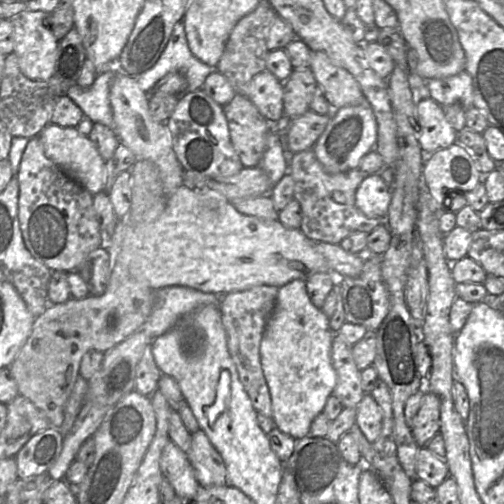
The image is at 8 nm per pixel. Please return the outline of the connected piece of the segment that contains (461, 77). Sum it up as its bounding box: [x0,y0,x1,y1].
[426,71,473,109]

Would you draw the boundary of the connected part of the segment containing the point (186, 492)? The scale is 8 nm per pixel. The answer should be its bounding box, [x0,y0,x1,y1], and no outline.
[160,441,198,500]

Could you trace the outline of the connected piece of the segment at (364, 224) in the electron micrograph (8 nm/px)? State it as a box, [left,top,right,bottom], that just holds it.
[289,149,384,245]

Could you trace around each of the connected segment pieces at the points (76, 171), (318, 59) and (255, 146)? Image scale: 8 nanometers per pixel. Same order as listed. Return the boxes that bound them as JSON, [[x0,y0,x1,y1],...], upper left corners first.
[[38,124,107,195],[310,52,366,118],[223,94,271,168]]

